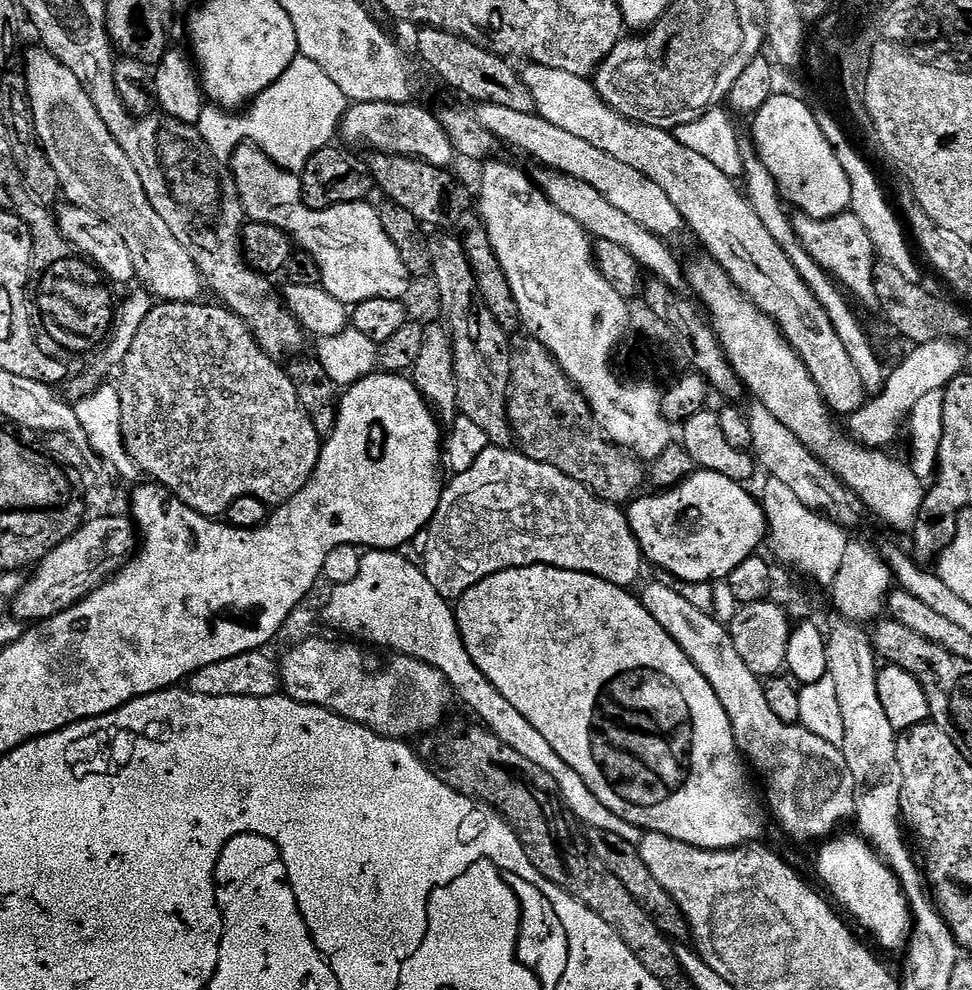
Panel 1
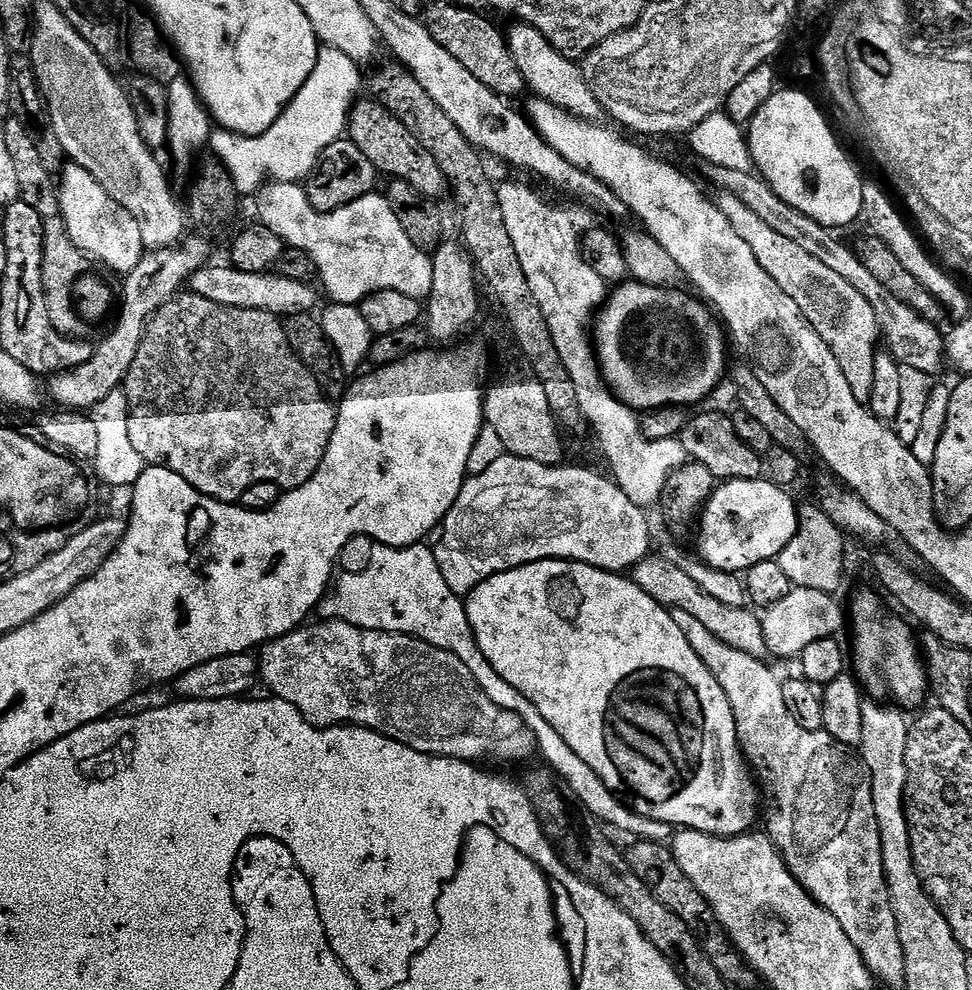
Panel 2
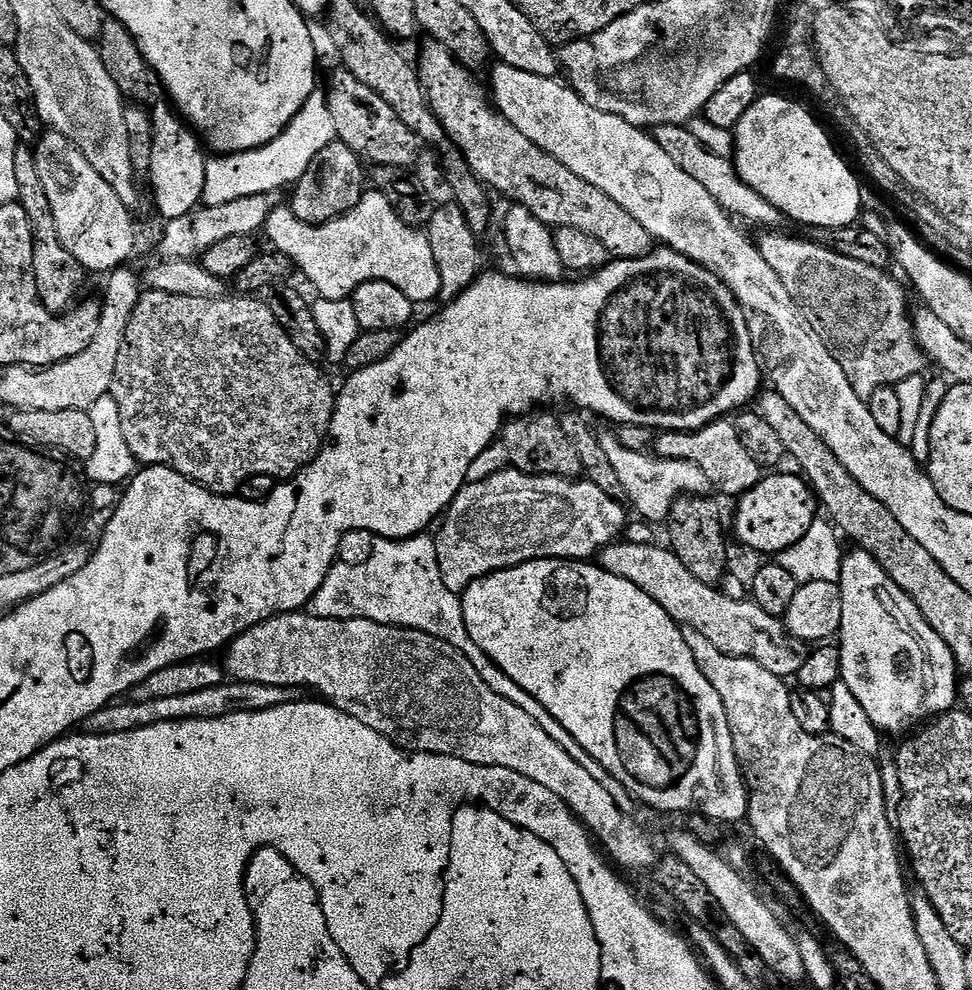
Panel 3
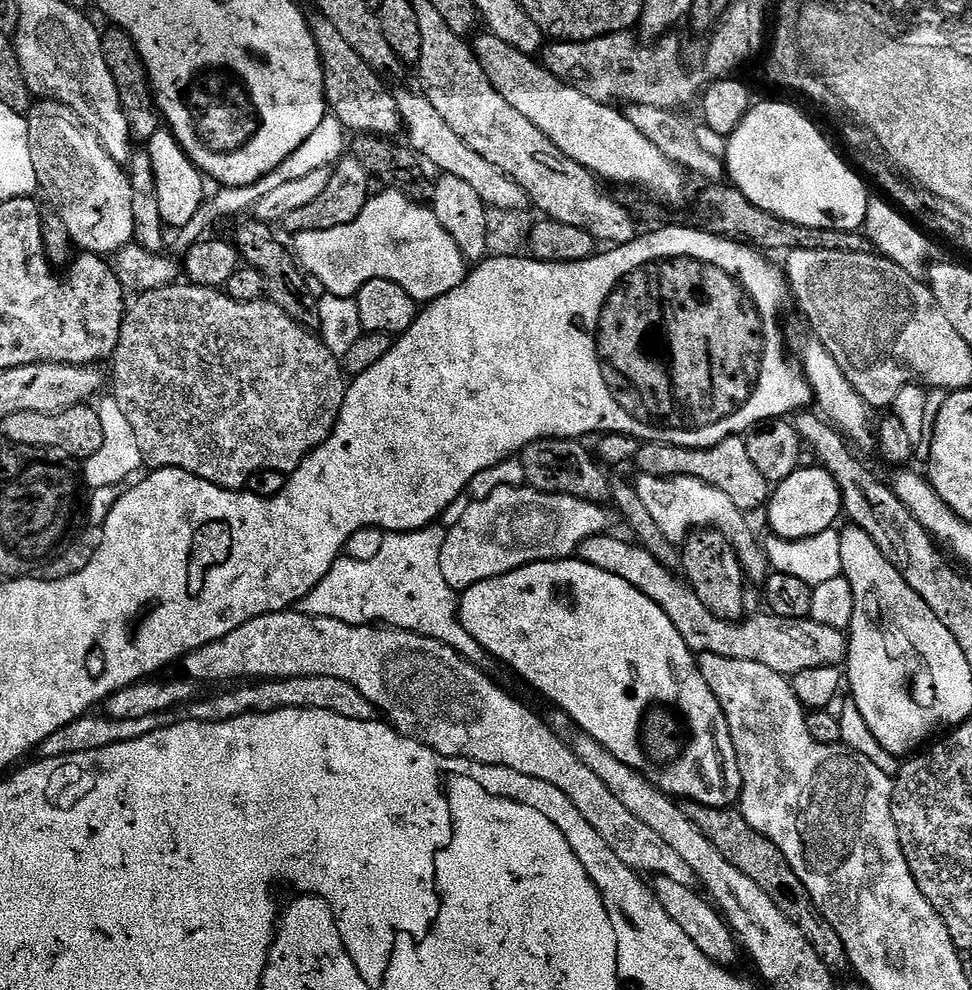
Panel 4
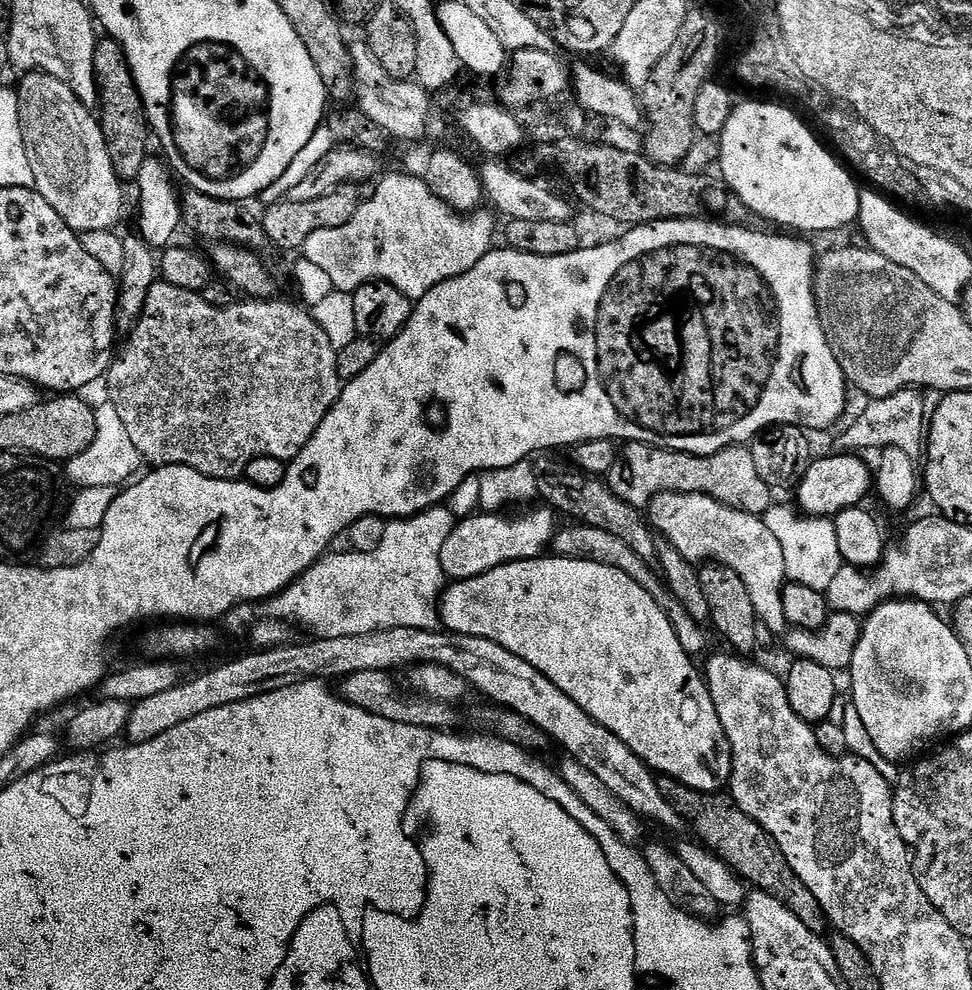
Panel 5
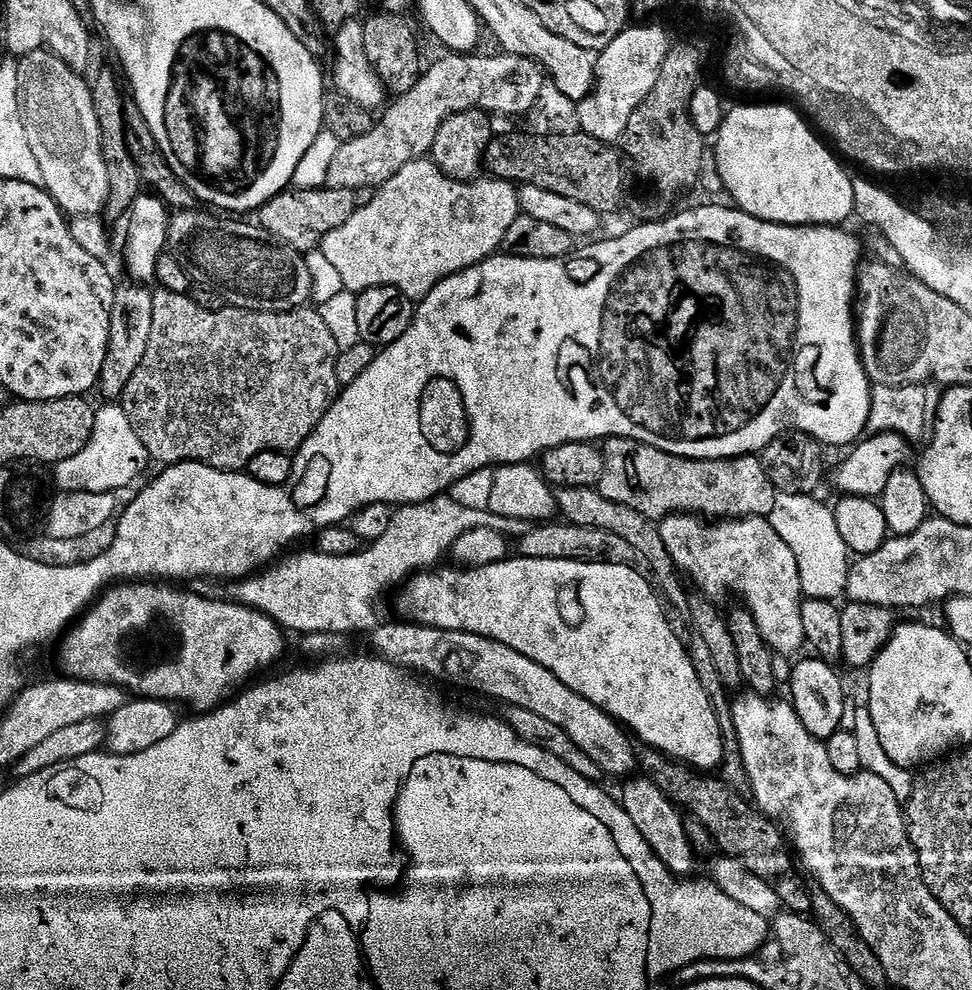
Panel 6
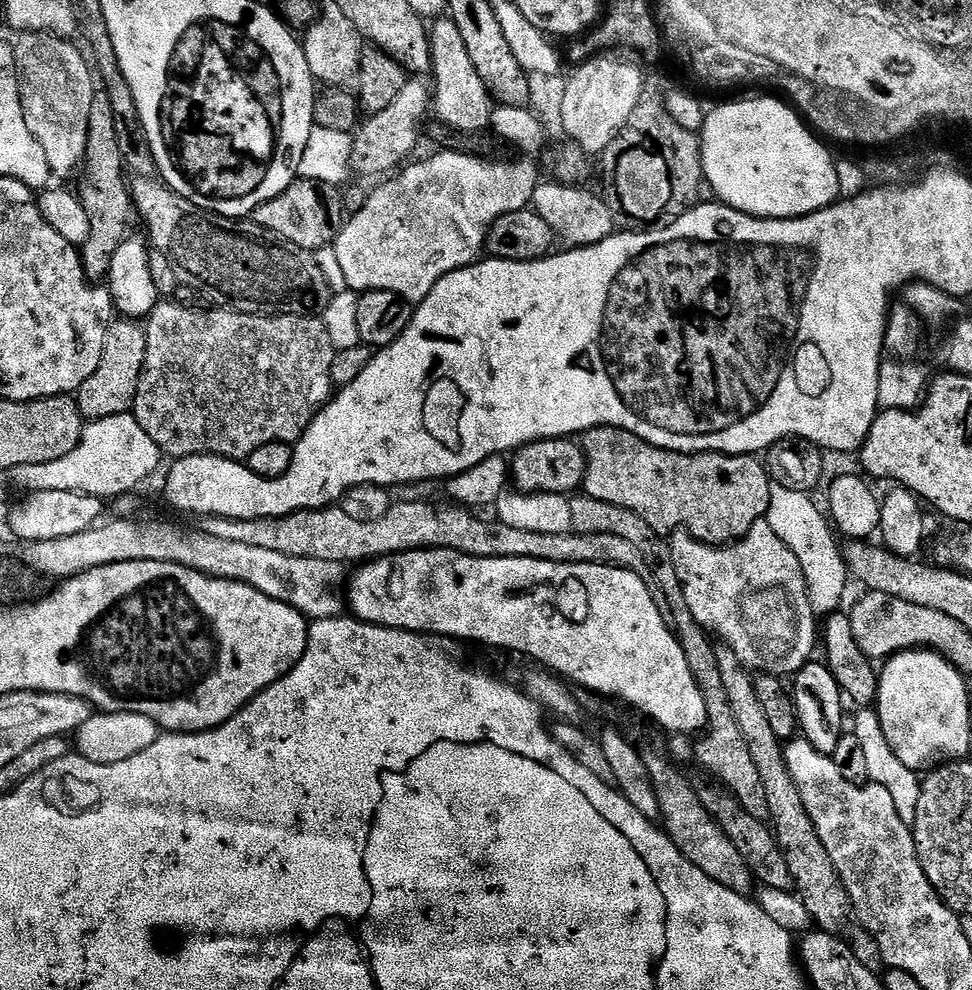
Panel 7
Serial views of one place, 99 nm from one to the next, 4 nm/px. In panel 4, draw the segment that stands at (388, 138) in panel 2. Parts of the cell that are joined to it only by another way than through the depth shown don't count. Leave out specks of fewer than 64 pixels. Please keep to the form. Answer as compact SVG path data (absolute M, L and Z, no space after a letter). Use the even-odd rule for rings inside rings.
M317 15L311 21L312 36L320 51L320 62L324 66L324 102L327 111L337 122L352 134L366 136L395 137L401 131L401 114L396 105L396 97L383 84L381 73L376 72L346 43L346 38L338 34L338 29L325 18Z

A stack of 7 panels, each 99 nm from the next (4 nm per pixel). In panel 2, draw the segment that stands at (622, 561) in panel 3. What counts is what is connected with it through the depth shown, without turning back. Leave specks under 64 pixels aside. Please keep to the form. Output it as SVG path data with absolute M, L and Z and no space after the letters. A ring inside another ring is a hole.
M657 554L645 556L635 568L631 569L630 578L639 588L646 590L646 594L650 594L650 598L663 604L665 608L686 610L686 614L690 614L690 618L698 618L698 622L702 622L702 626L706 626L706 630L710 630L710 634L721 640L726 646L730 646L734 650L742 650L742 654L751 656L764 658L769 655L764 636L760 633L761 617L755 611L752 613L748 612L747 607L735 608L718 602L718 599L704 593L685 571L678 570L673 563L664 561Z

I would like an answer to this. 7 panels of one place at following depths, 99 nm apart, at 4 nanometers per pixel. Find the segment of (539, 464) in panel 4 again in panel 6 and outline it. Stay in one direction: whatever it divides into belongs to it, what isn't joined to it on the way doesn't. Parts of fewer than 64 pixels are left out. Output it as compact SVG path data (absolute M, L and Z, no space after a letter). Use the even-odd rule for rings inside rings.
M593 487L564 488L557 493L556 499L559 513L563 513L573 527L609 529L618 538L623 538L636 554L634 562L640 575L645 578L654 576L653 581L658 588L660 586L659 591L663 593L666 600L668 598L680 610L687 607L687 593L683 592L682 586L676 578L678 569L670 558L665 543L662 542L659 527L653 521L636 510L622 506L621 503L613 503Z

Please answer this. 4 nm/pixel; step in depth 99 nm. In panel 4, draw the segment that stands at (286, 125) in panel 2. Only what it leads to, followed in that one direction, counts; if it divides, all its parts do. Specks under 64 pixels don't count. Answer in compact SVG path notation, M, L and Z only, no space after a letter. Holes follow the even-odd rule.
M325 115L324 121L298 146L298 150L294 150L273 172L260 177L255 184L249 184L242 188L217 187L215 189L217 192L213 196L211 193L200 206L199 215L203 218L205 216L208 220L216 220L219 216L230 216L246 207L247 204L248 207L255 205L257 198L282 186L282 182L294 182L294 178L306 178L306 174L310 174L314 170L331 169L336 161L345 155L346 140L344 144L344 136L346 137L346 129L337 122L335 116Z

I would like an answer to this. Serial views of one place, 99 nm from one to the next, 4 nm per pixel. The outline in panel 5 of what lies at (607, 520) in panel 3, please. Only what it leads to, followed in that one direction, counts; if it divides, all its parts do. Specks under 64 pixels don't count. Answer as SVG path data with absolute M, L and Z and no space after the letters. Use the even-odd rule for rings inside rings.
M541 506L533 512L524 512L521 516L504 516L508 514L497 514L495 512L484 512L473 514L461 519L455 530L446 538L446 546L442 546L442 570L449 581L469 580L478 574L486 574L503 564L518 562L519 560L535 561L549 551L552 539L556 537L558 523L557 513L548 506Z

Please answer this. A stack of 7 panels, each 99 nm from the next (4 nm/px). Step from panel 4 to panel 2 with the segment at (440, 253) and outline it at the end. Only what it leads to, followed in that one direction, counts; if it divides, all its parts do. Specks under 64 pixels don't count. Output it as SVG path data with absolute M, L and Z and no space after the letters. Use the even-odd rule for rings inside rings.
M268 182L255 193L254 199L256 212L260 215L259 223L276 234L288 248L304 251L312 260L315 275L320 275L329 301L359 305L360 301L378 290L398 290L398 294L410 294L410 298L423 301L430 294L433 281L432 257L425 249L414 246L410 238L406 238L402 226L396 223L394 210L390 210L387 195L376 195L363 196L333 212L318 212L309 203L299 183Z

